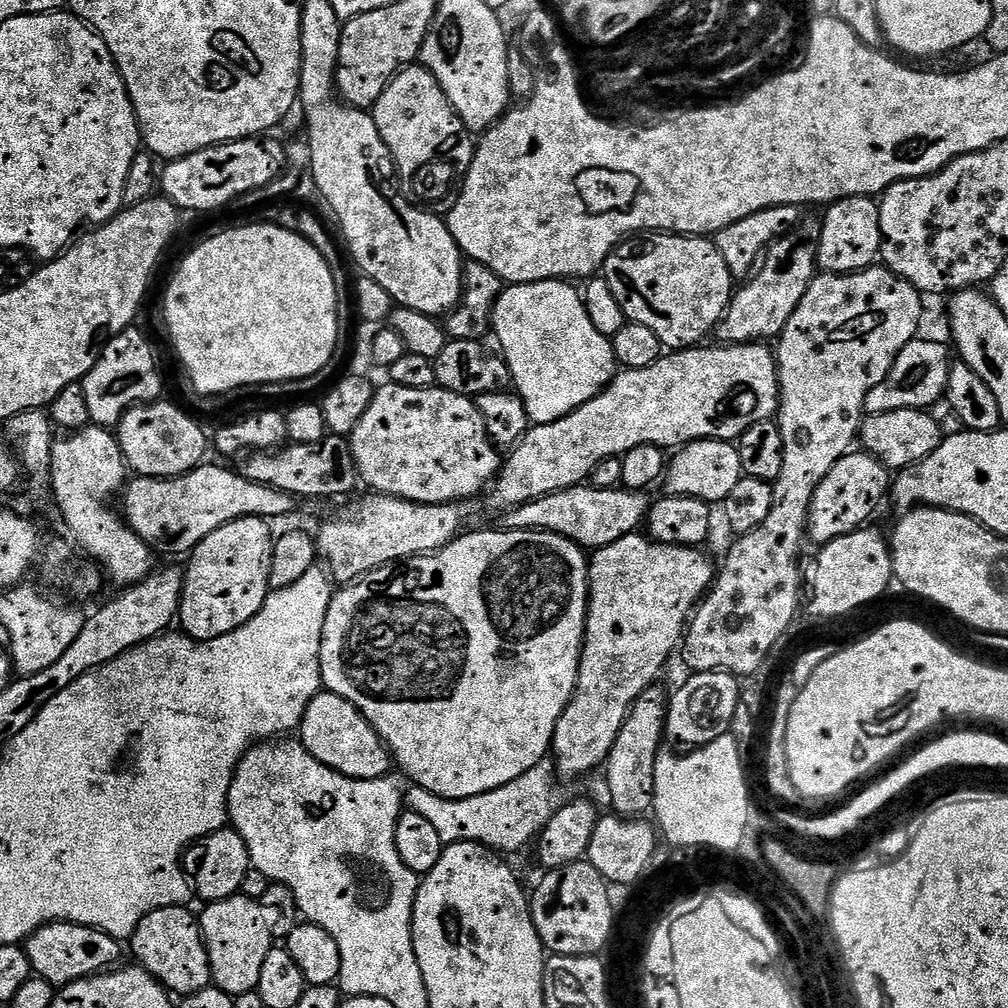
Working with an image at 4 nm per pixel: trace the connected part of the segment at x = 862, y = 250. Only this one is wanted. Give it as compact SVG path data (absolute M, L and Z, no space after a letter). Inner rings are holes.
M851 196L827 205L828 212L820 224L819 267L828 274L860 272L877 263L880 255L880 205L870 196Z

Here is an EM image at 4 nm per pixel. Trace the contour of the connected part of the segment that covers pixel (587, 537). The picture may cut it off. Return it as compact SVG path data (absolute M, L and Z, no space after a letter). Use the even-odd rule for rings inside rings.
M623 486L567 488L507 509L503 513L503 527L514 532L553 532L585 550L595 550L618 542L623 536L633 535L639 529L636 527L645 523L650 507L648 495L647 491L629 490Z

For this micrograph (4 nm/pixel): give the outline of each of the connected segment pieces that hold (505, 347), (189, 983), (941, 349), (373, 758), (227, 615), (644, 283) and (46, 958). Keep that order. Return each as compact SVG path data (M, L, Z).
M564 278L530 282L529 284L508 284L492 311L491 331L496 332L499 351L512 375L516 395L522 398L526 414L533 425L549 424L590 402L603 392L616 377L618 365L612 349L611 339L598 334L590 314L586 314L584 298L579 287L571 288Z
M179 904L178 906L166 906L162 910L154 910L138 922L134 934L130 937L132 944L132 956L139 967L146 971L160 983L163 988L167 988L169 993L183 998L193 996L202 990L213 987L212 971L210 970L210 958L204 945L204 935L200 929L200 921L197 913L191 912L191 907Z
M917 338L912 340L898 354L894 366L890 366L890 374L866 394L864 403L865 413L869 416L886 414L890 410L906 410L907 408L931 409L931 404L936 404L945 399L948 391L948 375L952 369L953 361L948 360L947 343L939 344L936 340L923 340Z
M321 690L306 706L306 714L298 729L299 743L318 762L330 766L343 776L355 780L373 780L389 775L393 771L394 761L388 747L380 735L366 722L366 718L346 698L327 690Z
M247 516L238 518L234 522L226 522L226 526L218 526L214 534L206 534L202 542L187 557L188 568L183 569L184 589L180 599L180 615L178 624L181 624L183 635L193 640L213 640L222 638L222 634L230 634L238 630L238 626L246 626L258 610L266 602L269 594L270 570L272 569L272 546L274 531L267 519L263 516Z
M644 234L639 238L628 238L613 248L602 269L602 279L610 282L618 306L622 306L625 321L650 326L658 334L661 345L668 350L695 348L724 319L728 303L732 301L734 278L722 262L715 243L702 236L681 236L679 234Z
M63 922L43 924L26 941L26 951L32 963L33 973L46 978L46 982L50 982L53 986L73 984L76 980L85 980L87 976L94 976L111 969L117 963L115 960L120 956L120 948L122 948L121 941L114 939L110 934L100 932L96 928L87 928L81 924L66 924Z

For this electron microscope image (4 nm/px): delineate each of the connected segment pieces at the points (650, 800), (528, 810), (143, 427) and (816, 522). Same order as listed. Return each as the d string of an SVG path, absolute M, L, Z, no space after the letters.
M660 686L645 690L632 704L632 711L624 719L618 738L610 750L603 769L604 780L608 783L608 800L612 803L611 811L625 818L640 818L653 811L656 795L654 794L654 774L656 759L661 756L660 743L666 740L666 717L670 703L669 693L663 692Z
M551 759L540 760L522 778L514 778L514 782L506 782L506 786L498 786L498 790L490 790L486 794L474 794L474 798L451 800L438 794L430 794L430 790L409 787L406 793L407 811L422 814L438 830L445 846L449 844L483 844L493 852L509 854L520 852L531 845L539 837L541 830L550 822L562 797L556 793L558 773Z
M164 403L139 404L120 419L118 439L122 454L136 476L153 476L159 480L167 480L169 476L185 476L200 467L208 444L210 448L209 437L207 440L203 430L178 405Z
M853 450L844 456L818 482L818 490L814 490L814 498L810 502L806 536L816 546L823 546L842 538L851 532L859 532L869 523L872 512L880 508L890 492L890 472L882 461L863 450Z

